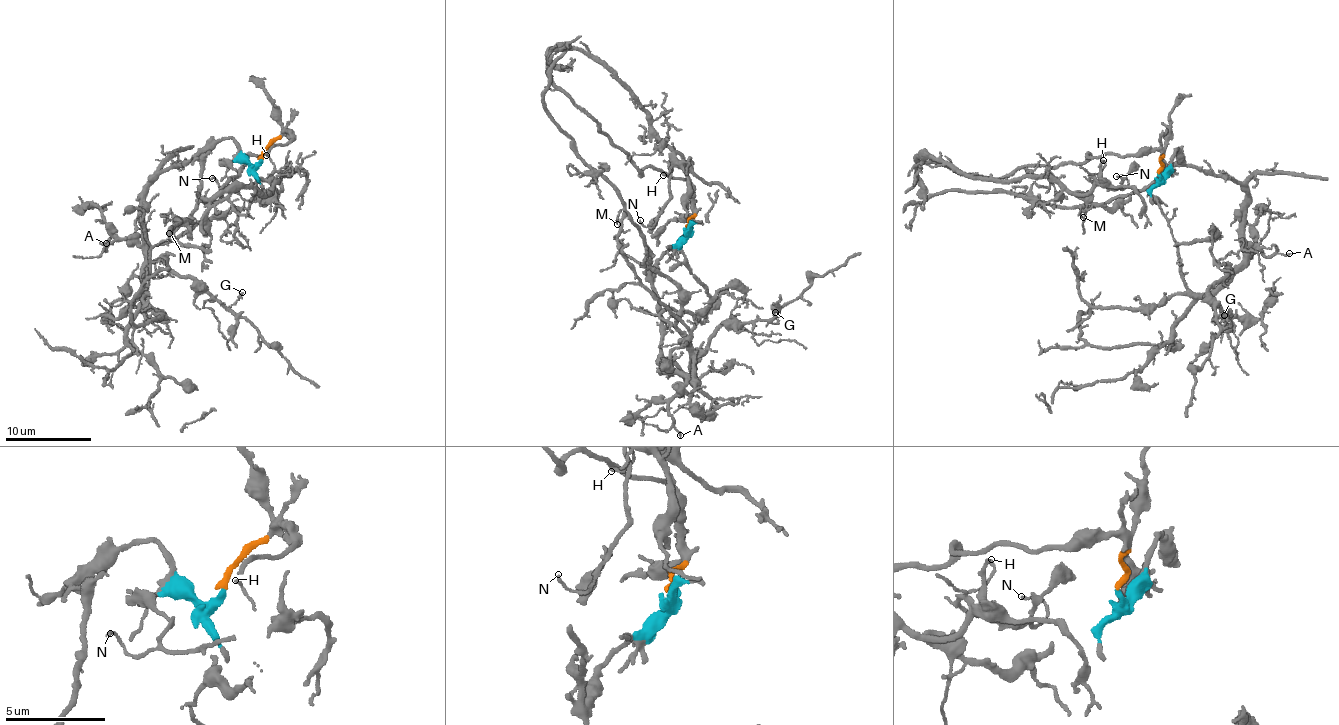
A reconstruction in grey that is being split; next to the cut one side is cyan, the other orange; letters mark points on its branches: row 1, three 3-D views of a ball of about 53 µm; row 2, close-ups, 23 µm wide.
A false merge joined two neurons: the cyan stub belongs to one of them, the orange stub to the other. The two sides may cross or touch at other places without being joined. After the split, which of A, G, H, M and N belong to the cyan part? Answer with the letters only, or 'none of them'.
A, G, M

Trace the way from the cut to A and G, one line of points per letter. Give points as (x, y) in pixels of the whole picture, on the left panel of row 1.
A: (260, 158), (253, 164), (225, 138), (174, 163), (146, 185), (141, 244), (119, 238), (107, 250), (105, 243)
G: (260, 158), (253, 164), (225, 138), (146, 185), (143, 247), (149, 262), (195, 281), (223, 306), (243, 293)

